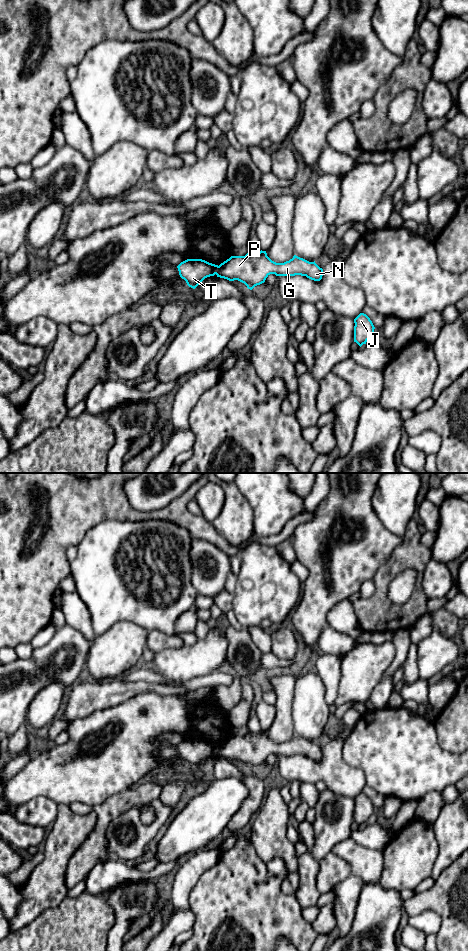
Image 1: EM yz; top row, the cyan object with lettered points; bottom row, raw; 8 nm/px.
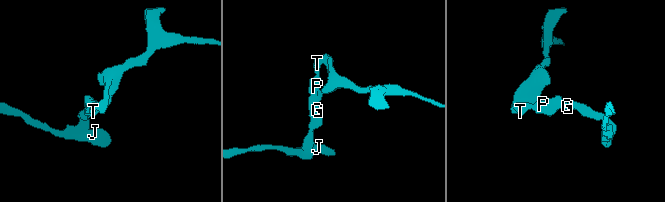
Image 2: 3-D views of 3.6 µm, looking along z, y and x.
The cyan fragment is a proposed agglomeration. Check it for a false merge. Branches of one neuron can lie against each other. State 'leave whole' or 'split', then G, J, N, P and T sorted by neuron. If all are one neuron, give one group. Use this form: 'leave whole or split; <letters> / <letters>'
split; G J N P / T

